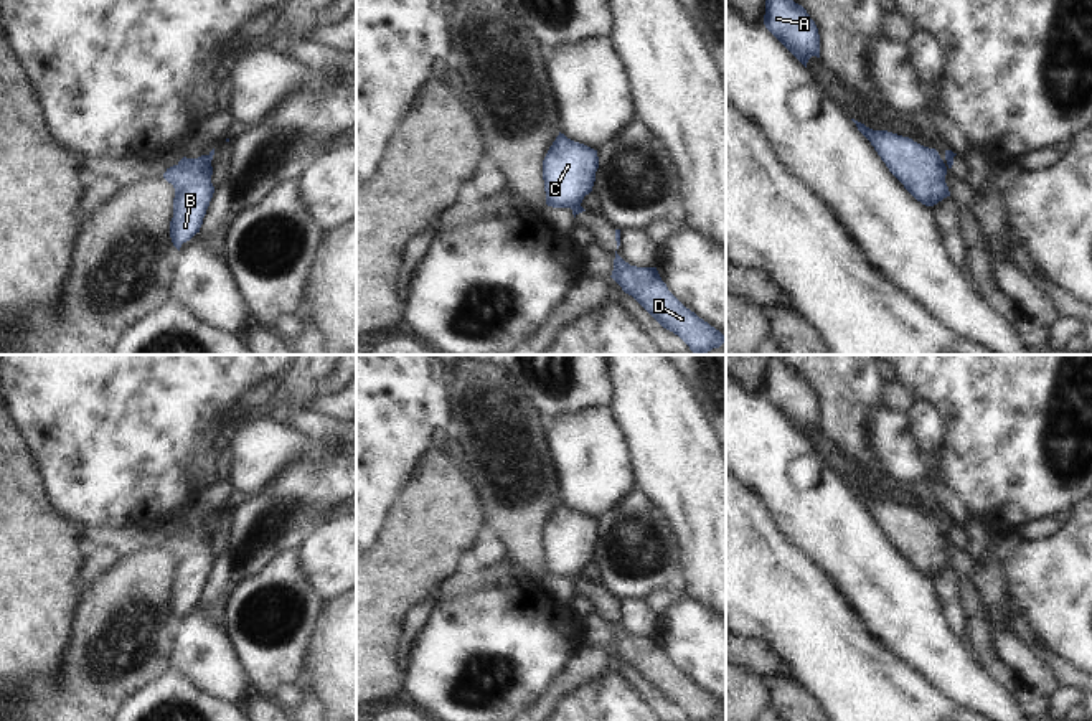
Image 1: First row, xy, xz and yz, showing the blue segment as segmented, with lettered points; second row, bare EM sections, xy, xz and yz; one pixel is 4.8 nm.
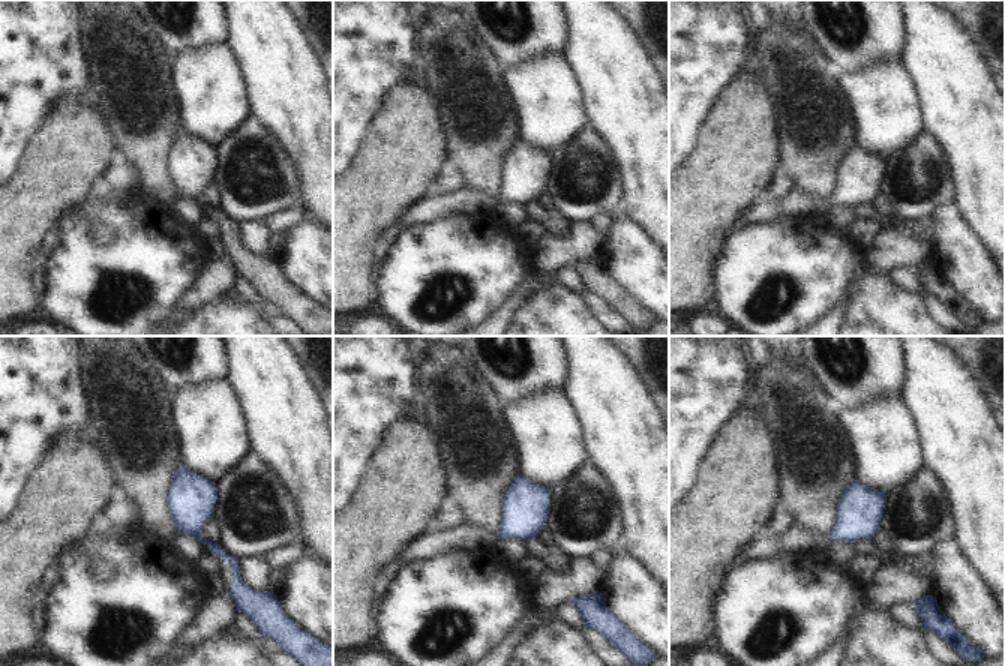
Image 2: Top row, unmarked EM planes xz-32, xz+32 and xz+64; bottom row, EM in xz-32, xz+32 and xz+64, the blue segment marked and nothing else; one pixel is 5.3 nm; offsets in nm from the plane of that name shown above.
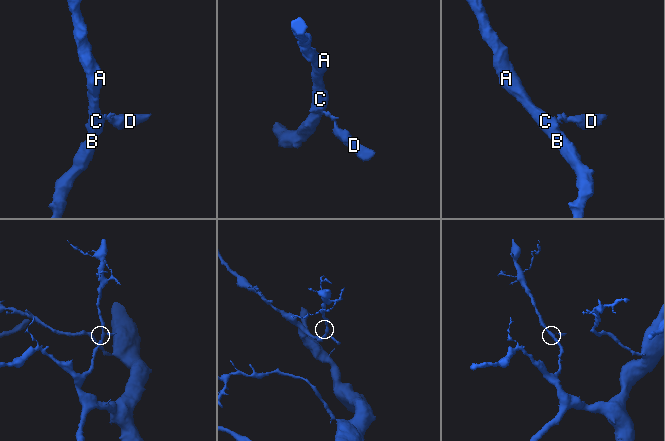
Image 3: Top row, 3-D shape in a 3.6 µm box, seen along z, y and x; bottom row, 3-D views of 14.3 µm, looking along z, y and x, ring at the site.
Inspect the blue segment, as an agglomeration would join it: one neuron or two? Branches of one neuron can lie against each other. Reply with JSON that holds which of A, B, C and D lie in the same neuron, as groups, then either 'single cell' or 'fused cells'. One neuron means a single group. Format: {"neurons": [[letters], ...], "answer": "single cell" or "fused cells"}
{"neurons": [["A", "B", "C"], ["D"]], "answer": "fused cells"}

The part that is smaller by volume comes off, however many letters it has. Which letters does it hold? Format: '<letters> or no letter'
D

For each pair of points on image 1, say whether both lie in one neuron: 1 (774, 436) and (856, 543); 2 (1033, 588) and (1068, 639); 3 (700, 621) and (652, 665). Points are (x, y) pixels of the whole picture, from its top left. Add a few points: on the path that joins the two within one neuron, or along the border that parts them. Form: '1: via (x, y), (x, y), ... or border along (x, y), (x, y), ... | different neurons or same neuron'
1: via (774, 467), (774, 480), (815, 522), (825, 523) | same neuron
2: via (1046, 601), (1068, 626) | same neuron
3: border along (655, 636), (665, 655), (691, 680) | different neurons

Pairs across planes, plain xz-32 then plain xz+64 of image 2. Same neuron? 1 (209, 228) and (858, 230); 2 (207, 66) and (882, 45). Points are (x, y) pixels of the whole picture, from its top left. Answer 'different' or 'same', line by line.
1: same
2: different

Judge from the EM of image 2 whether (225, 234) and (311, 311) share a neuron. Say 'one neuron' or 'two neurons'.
one neuron

